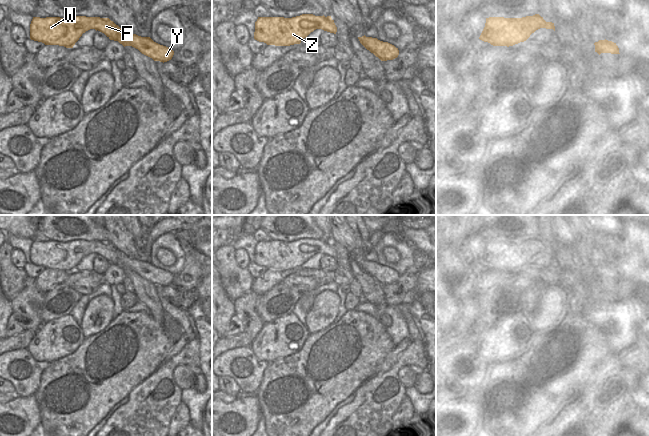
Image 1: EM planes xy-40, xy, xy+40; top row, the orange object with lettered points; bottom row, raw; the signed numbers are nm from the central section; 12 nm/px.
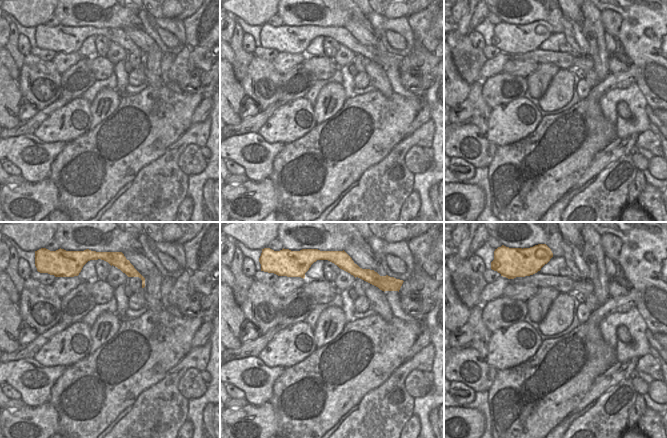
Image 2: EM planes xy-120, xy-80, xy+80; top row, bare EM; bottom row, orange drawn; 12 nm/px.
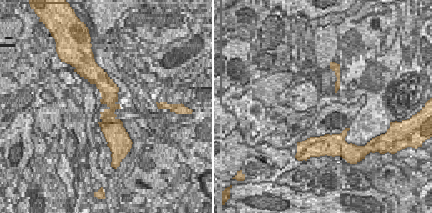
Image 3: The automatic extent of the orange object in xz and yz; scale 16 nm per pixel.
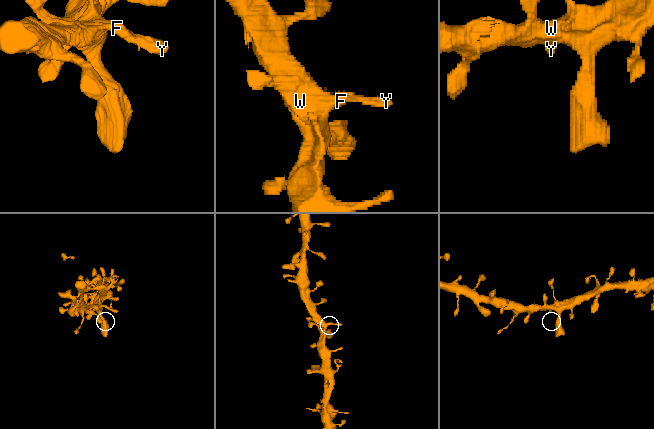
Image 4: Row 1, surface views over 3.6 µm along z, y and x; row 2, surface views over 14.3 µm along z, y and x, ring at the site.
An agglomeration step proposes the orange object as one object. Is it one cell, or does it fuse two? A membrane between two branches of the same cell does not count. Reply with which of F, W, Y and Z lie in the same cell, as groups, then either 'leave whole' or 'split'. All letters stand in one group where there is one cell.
F W Y Z; leave whole

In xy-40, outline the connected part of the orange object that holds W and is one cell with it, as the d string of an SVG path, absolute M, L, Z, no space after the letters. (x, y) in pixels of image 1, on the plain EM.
M74 240L33 241L30 248L30 263L45 269L59 269L73 272L83 257L95 253L104 257L110 264L125 270L132 270L154 285L167 286L172 283L174 275L154 266L150 261L129 258L109 242Z

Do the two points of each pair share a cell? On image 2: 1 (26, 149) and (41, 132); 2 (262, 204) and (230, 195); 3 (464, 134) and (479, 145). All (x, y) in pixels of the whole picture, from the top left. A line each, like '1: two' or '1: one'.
1: two
2: one
3: one

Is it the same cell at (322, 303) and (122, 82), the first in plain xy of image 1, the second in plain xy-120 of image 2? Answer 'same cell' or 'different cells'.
different cells

